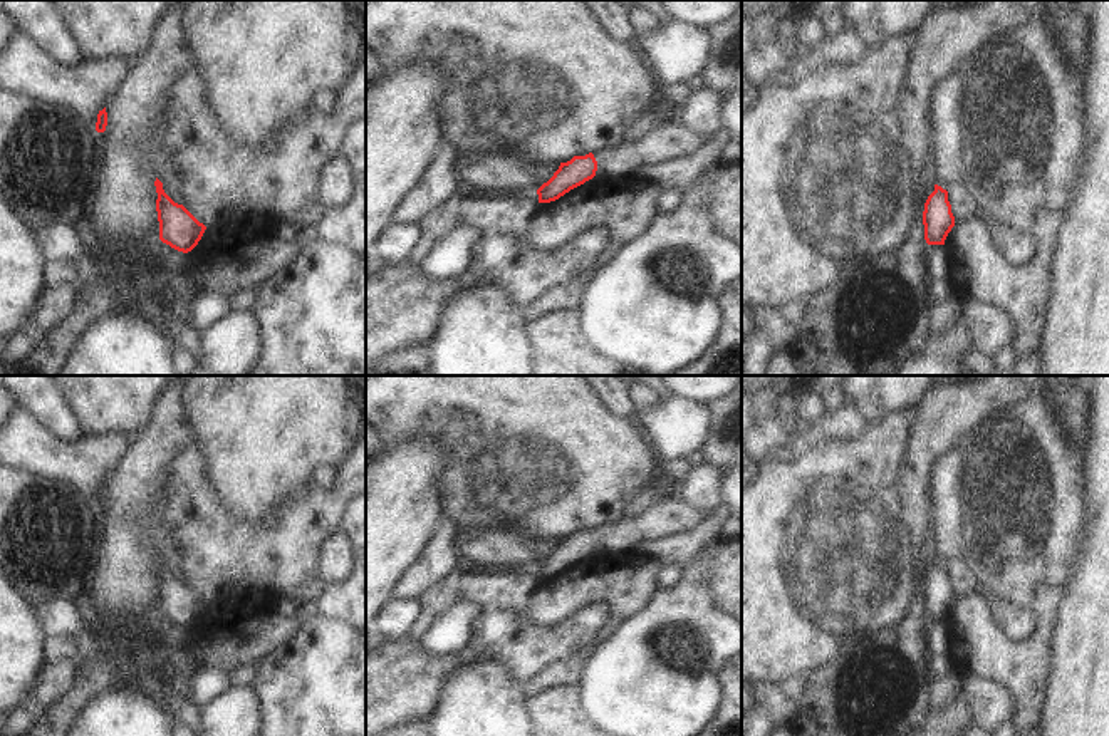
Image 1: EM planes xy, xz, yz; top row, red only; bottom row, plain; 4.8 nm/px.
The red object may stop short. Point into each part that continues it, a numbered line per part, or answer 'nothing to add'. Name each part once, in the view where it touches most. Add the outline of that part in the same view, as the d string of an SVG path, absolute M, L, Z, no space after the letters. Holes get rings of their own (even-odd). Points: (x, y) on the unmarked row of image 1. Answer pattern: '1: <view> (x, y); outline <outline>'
1: xz (671, 515); outline M673 493L653 503L639 516L602 525L594 528L594 533L606 552L634 552L641 542L656 542L693 530L706 515Z

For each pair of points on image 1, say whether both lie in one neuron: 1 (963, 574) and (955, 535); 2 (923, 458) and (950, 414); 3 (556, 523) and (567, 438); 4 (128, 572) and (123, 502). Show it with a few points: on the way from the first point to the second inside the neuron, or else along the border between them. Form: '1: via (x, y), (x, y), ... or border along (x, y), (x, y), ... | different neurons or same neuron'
1: border along (947, 564), (963, 560), (985, 590) | different neurons
2: via (923, 448), (940, 425) | same neuron
3: via (566, 502), (581, 483), (576, 460) | same neuron
4: via (123, 555), (123, 518) | same neuron

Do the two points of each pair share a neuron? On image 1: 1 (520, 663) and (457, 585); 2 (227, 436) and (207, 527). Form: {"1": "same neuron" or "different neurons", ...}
{"1": "same neuron", "2": "different neurons"}

